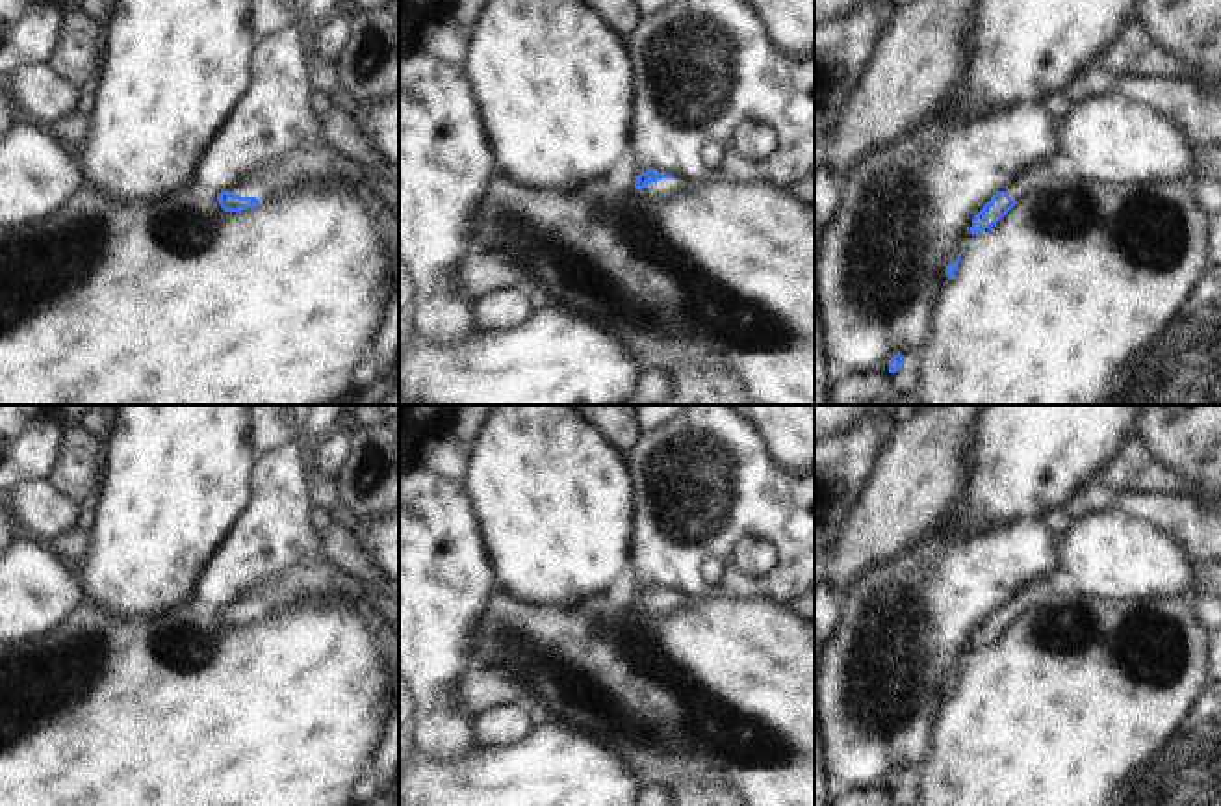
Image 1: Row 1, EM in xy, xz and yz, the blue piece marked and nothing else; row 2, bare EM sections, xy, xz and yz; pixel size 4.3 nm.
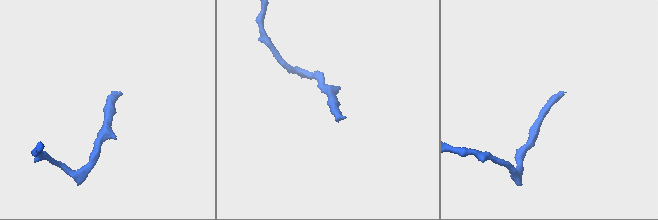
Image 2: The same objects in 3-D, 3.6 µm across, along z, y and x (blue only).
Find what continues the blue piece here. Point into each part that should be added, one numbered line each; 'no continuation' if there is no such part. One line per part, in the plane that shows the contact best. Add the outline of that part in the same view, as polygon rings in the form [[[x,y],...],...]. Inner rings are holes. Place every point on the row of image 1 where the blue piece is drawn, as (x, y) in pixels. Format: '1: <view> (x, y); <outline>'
1: xz (663, 190); [[[681,176],[661,178],[657,182],[649,182],[644,189],[635,189],[640,201],[648,201],[651,204],[662,204],[685,191],[696,189],[698,184],[688,184]]]

